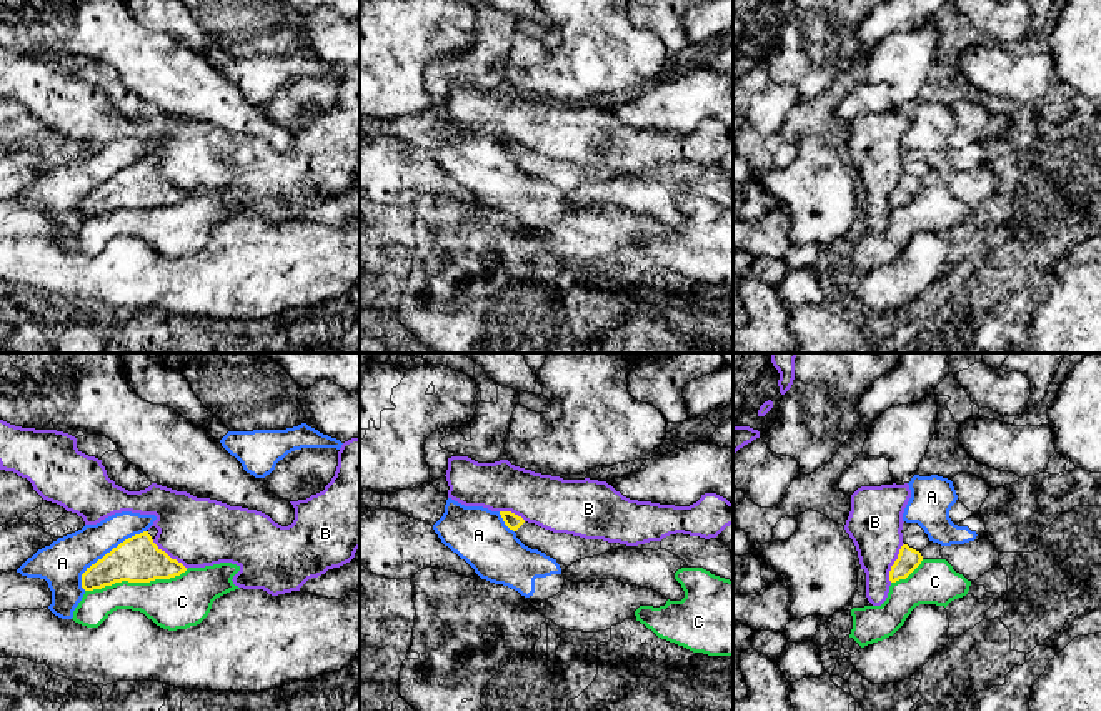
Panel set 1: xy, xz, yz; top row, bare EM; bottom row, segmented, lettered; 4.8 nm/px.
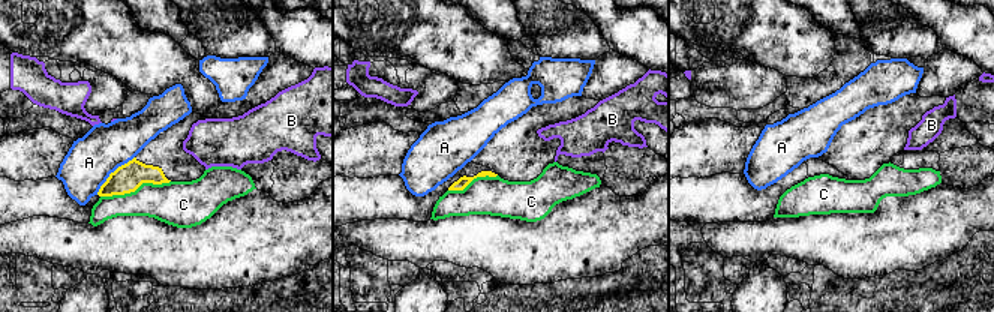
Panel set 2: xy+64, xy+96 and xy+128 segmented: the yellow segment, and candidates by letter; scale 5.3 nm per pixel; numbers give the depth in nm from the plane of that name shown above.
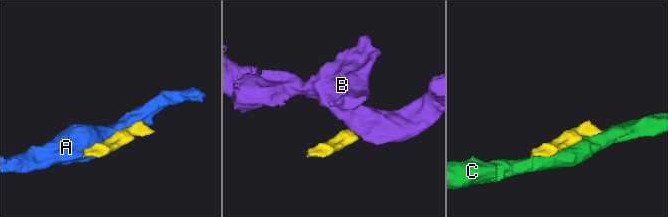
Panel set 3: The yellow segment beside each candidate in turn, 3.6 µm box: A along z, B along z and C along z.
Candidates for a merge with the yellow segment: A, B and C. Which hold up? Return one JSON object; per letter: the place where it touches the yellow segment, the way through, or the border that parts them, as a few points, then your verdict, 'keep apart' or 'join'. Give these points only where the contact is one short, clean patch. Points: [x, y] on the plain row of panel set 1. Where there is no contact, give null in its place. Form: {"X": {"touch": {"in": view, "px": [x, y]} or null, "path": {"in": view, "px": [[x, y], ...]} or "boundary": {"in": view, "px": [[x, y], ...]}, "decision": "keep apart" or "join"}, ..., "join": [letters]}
{"A": {"touch": {"in": "xy", "px": [107, 180]}, "decision": "keep apart"}, "B": {"touch": {"in": "yz", "px": [895, 190]}, "decision": "keep apart"}, "C": {"touch": {"in": "xy", "px": [135, 208]}, "decision": "keep apart"}, "join": []}

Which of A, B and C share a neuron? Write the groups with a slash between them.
A / B / C

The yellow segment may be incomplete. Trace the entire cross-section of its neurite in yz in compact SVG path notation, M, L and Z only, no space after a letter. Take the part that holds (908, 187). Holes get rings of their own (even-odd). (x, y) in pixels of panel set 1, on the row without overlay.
M903 150L903 173L891 193L889 208L906 206L923 188L921 178L931 170L918 150Z

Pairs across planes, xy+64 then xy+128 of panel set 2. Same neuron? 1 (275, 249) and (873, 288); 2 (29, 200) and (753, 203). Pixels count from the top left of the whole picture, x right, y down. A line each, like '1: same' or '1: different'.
1: different
2: same

